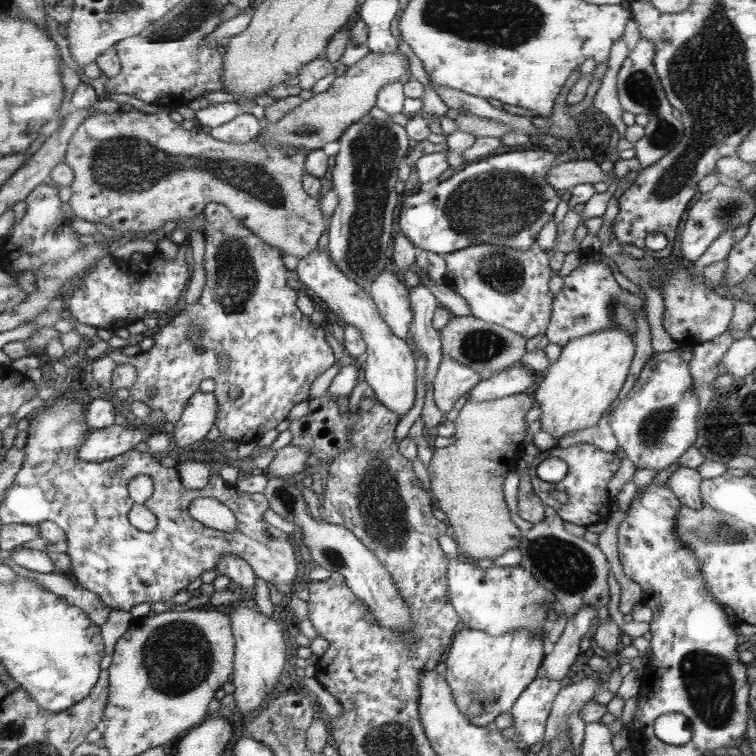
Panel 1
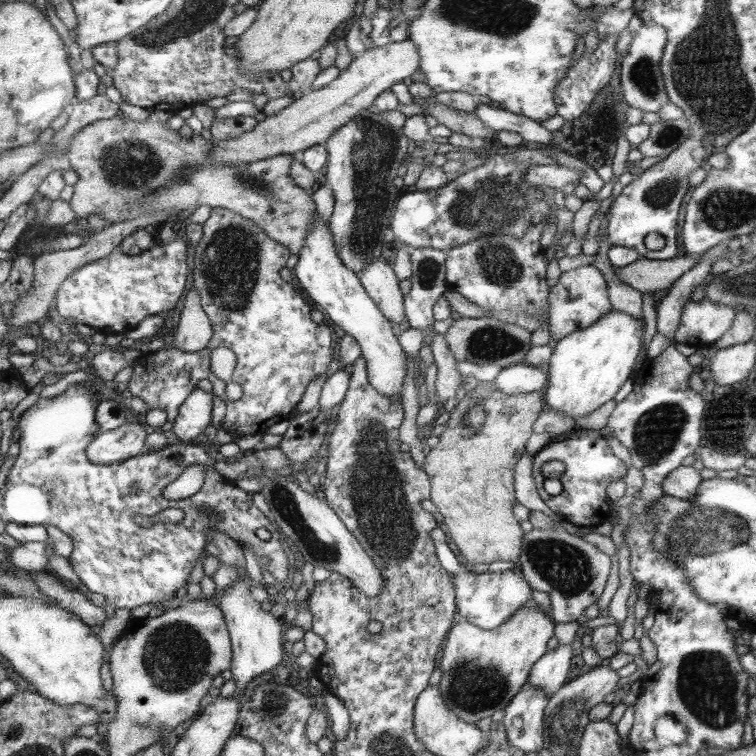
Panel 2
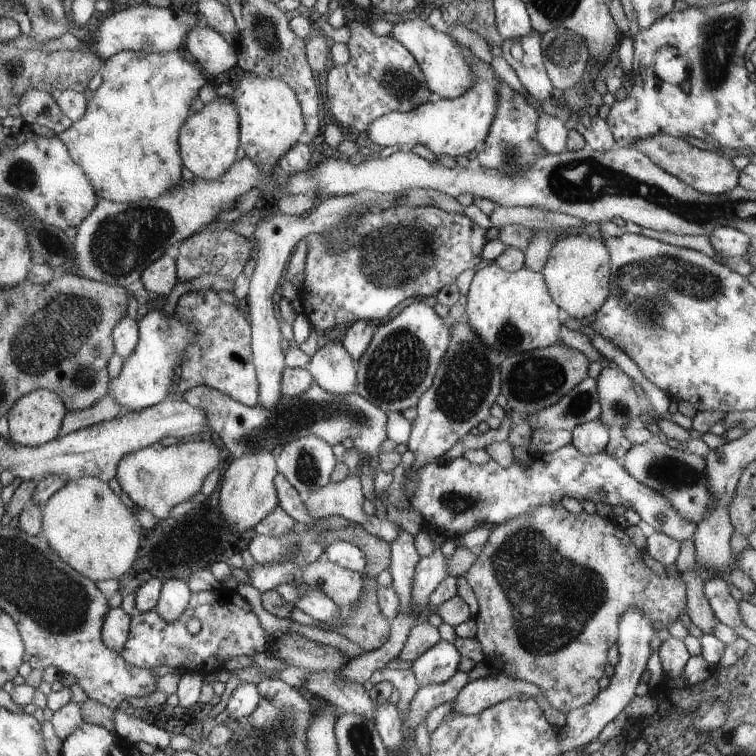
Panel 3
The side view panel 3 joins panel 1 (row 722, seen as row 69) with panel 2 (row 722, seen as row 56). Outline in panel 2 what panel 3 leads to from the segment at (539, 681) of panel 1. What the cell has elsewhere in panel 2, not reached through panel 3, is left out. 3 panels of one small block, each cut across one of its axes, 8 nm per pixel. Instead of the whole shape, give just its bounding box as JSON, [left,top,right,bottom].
[502,686,550,754]

